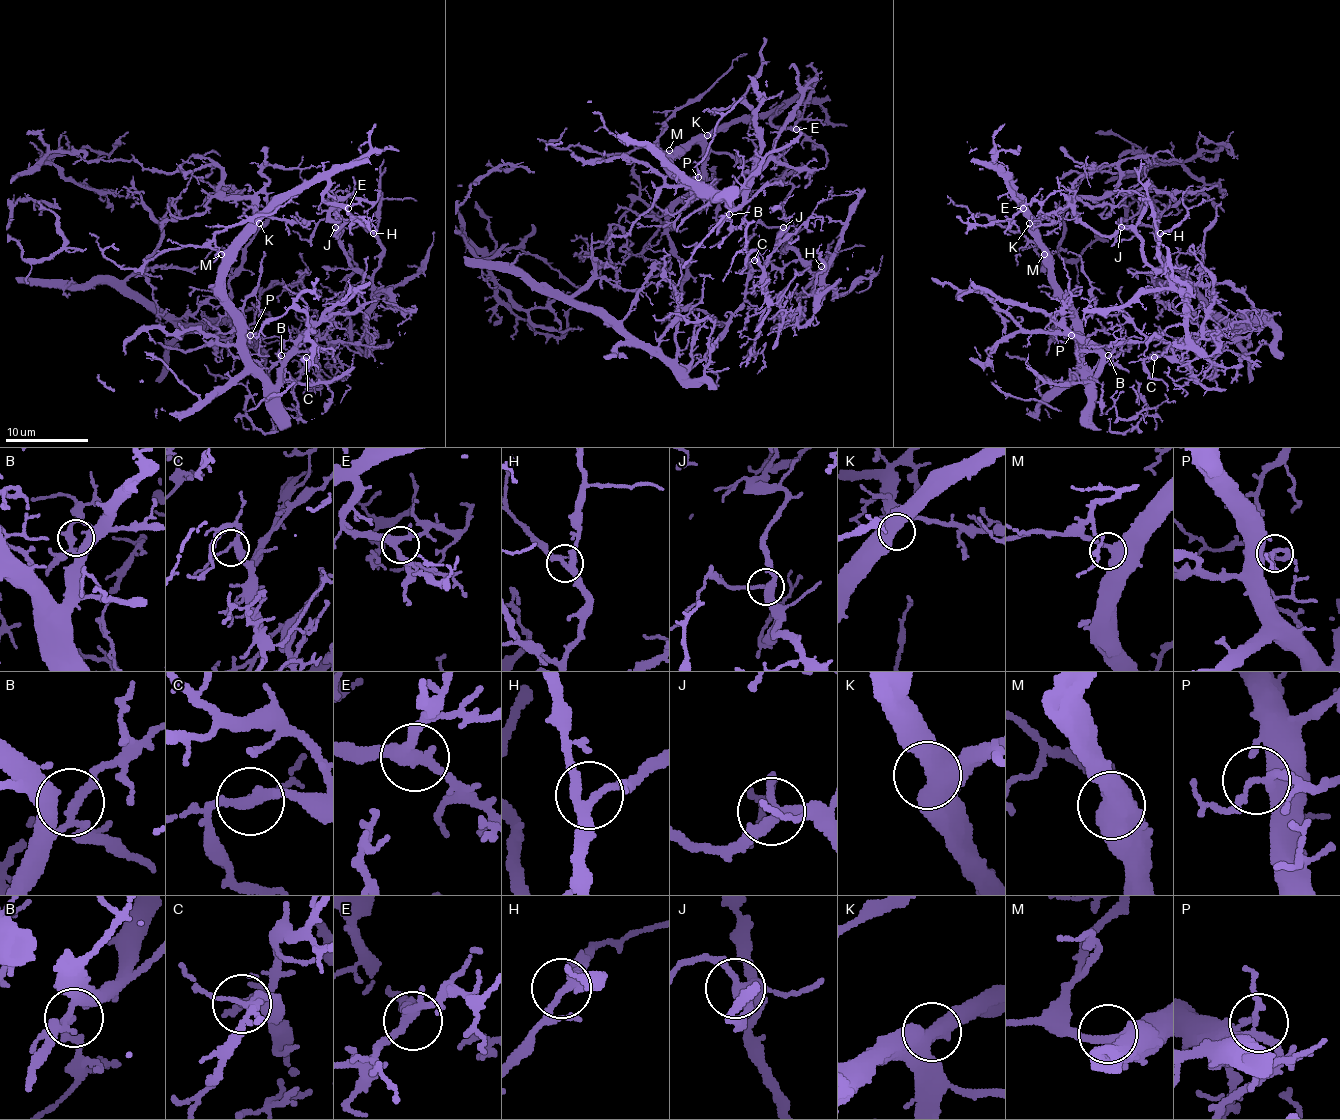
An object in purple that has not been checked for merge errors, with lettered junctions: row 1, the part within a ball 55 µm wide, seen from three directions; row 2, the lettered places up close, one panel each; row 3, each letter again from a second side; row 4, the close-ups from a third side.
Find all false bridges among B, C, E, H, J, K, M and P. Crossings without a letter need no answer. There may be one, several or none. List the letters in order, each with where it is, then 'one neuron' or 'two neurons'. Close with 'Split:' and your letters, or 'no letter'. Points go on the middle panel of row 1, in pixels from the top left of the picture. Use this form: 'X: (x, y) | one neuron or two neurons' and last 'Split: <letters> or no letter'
B: (729, 214) | one neuron
C: (754, 260) | one neuron
E: (796, 129) | one neuron
H: (821, 266) | one neuron
J: (783, 227) | one neuron
K: (707, 135) | one neuron
M: (669, 150) | one neuron
P: (698, 177) | one neuron
Split: no letter

